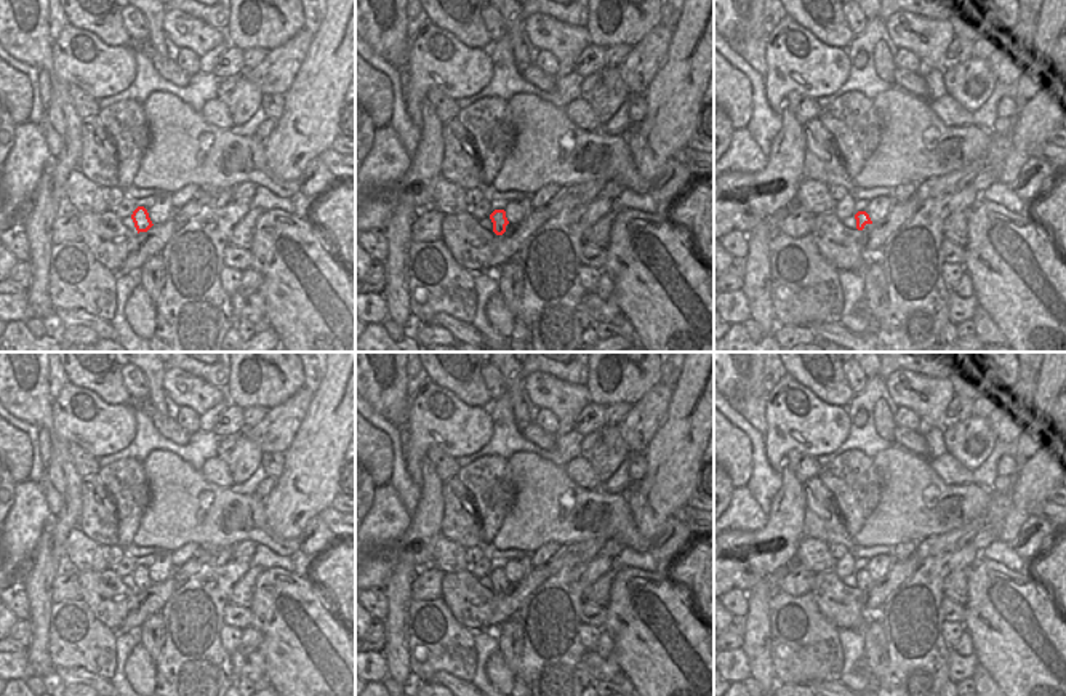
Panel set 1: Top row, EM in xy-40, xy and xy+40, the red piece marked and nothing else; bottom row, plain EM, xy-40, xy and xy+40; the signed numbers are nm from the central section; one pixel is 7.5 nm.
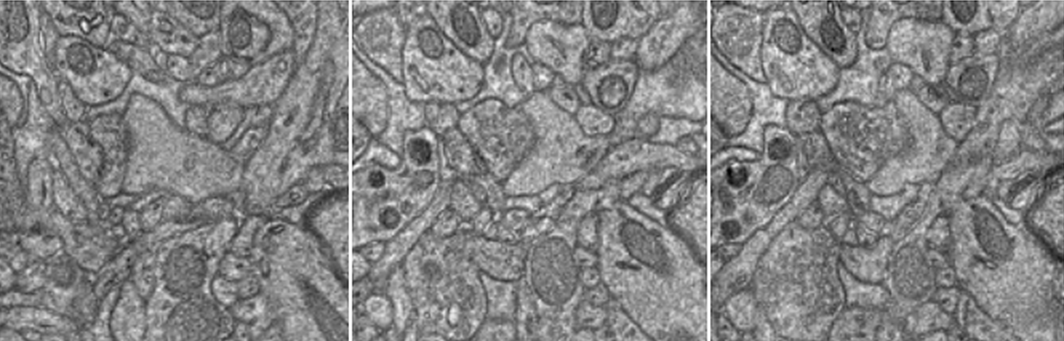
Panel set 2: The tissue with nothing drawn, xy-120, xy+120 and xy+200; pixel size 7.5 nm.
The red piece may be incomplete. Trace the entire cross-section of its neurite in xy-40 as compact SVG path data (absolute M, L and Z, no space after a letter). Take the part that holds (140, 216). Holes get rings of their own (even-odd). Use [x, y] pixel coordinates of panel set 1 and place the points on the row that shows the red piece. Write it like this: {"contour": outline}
{"contour": "M138 206L133 214L131 214L131 219L134 222L134 227L139 232L147 232L154 224L149 218L149 213L144 206Z"}

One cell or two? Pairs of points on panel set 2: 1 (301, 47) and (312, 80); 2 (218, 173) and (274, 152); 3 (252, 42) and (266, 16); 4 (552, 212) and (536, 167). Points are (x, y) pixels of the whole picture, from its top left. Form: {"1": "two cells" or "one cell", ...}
{"1": "two cells", "2": "two cells", "3": "one cell", "4": "two cells"}

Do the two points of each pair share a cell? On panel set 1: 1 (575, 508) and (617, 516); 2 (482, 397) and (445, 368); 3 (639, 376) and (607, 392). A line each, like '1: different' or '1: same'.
1: same
2: same
3: same

